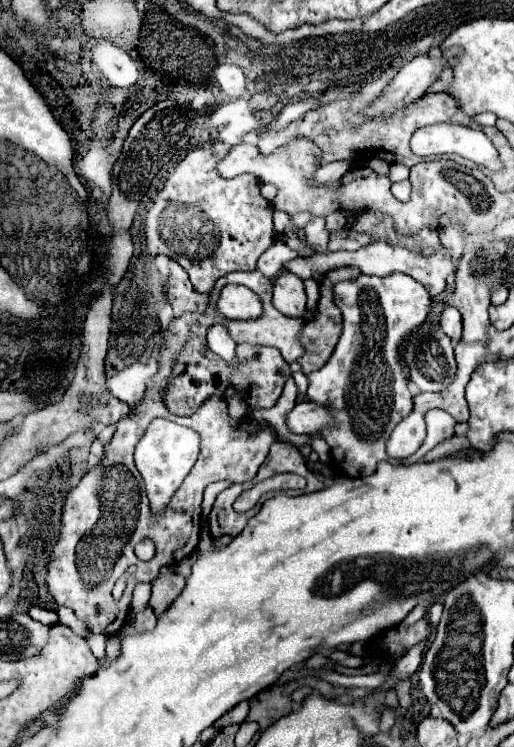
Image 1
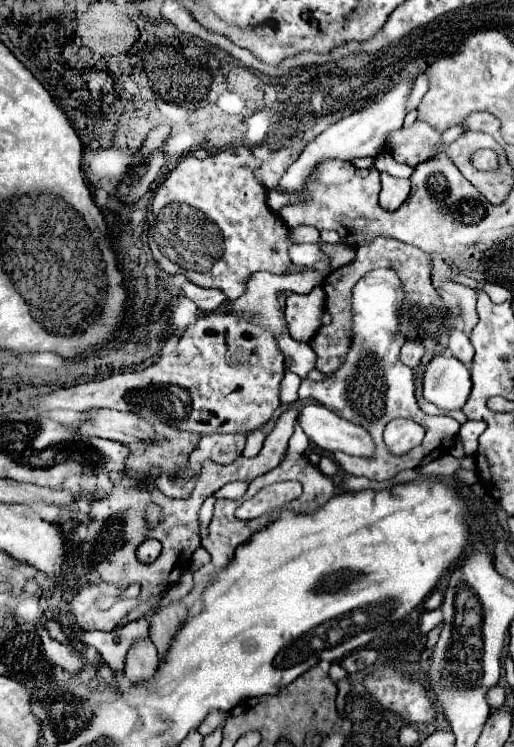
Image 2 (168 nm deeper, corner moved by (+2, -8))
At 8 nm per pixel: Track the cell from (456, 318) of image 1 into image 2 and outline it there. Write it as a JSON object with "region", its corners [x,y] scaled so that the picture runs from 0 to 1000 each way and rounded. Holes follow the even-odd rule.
{"region":[[[879,440],[879,443],[875,443],[872,467],[875,467],[875,473],[879,473],[891,483],[899,483],[903,489],[914,489],[914,483],[918,483],[918,478],[922,478],[922,467],[918,467],[911,451],[903,448],[903,443],[895,443],[895,440]]]}

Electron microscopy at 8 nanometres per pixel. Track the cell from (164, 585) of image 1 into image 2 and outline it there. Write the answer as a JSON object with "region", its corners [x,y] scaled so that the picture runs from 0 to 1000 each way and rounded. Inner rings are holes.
{"region":[[[339,805],[323,813],[311,813],[292,829],[292,855],[300,858],[311,880],[327,871],[331,858],[339,855],[354,829],[362,823],[362,813],[354,805]]]}

